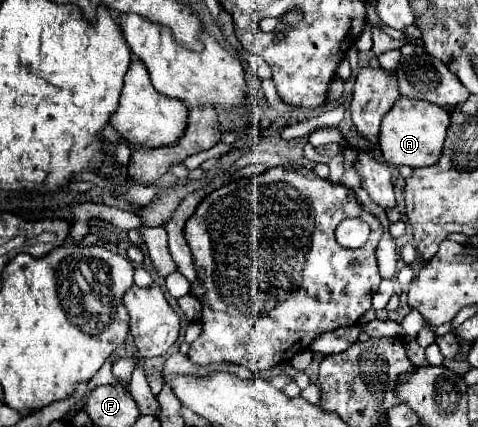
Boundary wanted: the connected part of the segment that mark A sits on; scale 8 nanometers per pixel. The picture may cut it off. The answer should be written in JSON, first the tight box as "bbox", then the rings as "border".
{"bbox":[379,97,449,167],"border":[[[399,97],[391,111],[381,121],[379,131],[379,151],[387,163],[425,167],[437,163],[441,157],[441,147],[445,141],[445,131],[449,127],[449,113],[443,107],[425,103],[423,99]]]}

